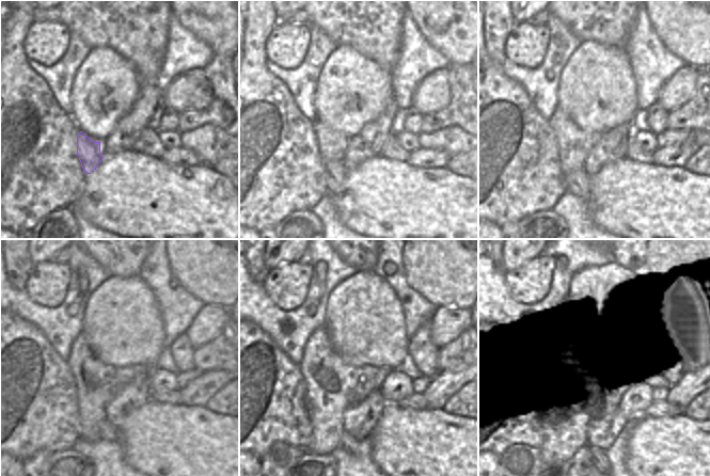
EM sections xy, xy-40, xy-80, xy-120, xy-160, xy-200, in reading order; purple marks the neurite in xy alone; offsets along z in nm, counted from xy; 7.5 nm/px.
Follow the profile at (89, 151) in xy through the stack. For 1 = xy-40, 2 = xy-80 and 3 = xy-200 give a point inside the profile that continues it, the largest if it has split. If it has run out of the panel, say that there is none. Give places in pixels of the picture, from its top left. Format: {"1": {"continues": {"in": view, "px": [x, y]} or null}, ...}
{"1": {"continues": {"in": "xy-40", "px": [334, 171]}}, "2": {"continues": {"in": "xy-80", "px": [578, 181]}}, "3": {"continues": {"in": "xy-200", "px": [598, 456]}}}

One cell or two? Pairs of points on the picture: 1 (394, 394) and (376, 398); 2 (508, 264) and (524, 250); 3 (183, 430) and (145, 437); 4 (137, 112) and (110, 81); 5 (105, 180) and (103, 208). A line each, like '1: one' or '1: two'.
1: two
2: one
3: one
4: two
5: one

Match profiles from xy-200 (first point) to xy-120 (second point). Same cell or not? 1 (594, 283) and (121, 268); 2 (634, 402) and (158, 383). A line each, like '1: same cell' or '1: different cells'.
1: different cells
2: same cell

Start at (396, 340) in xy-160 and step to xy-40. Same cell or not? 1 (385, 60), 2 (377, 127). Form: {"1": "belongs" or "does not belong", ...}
{"1": "does not belong", "2": "does not belong"}

